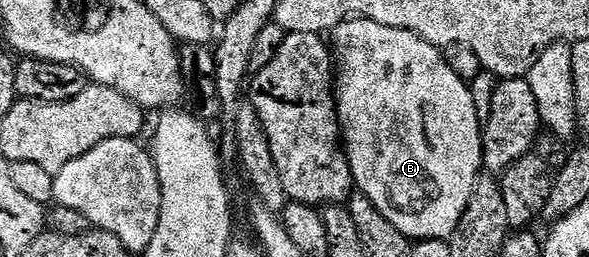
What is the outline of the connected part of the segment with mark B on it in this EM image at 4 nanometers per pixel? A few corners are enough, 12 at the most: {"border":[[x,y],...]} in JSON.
{"border":[[344,20],[343,143],[410,241],[449,240],[482,175],[446,53]]}

